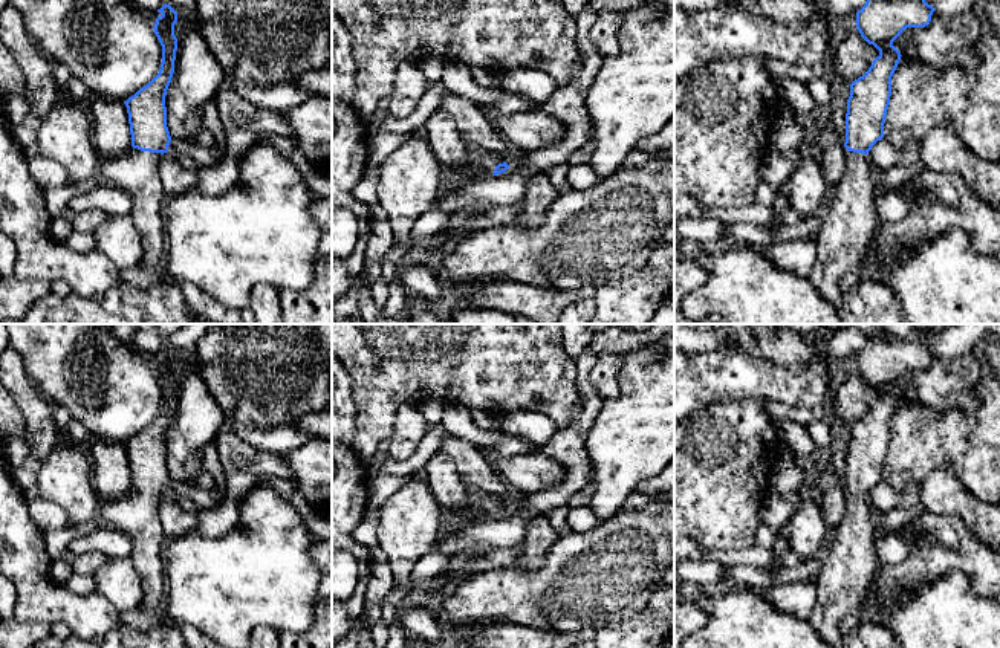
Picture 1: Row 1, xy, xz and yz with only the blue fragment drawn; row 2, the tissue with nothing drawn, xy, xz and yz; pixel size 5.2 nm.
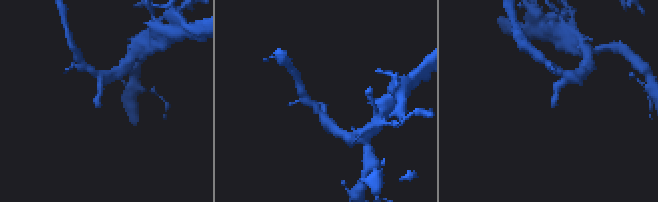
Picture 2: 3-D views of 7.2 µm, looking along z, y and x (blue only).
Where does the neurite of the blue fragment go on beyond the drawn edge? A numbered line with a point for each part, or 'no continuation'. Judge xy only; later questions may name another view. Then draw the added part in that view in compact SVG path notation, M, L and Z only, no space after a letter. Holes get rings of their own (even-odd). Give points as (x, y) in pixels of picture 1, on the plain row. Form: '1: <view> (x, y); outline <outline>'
1: xy (136, 514); outline M130 491L125 497L104 501L98 518L102 524L124 532L133 544L130 559L142 581L144 613L162 611L167 581L164 573L165 533L159 521L161 495Z

